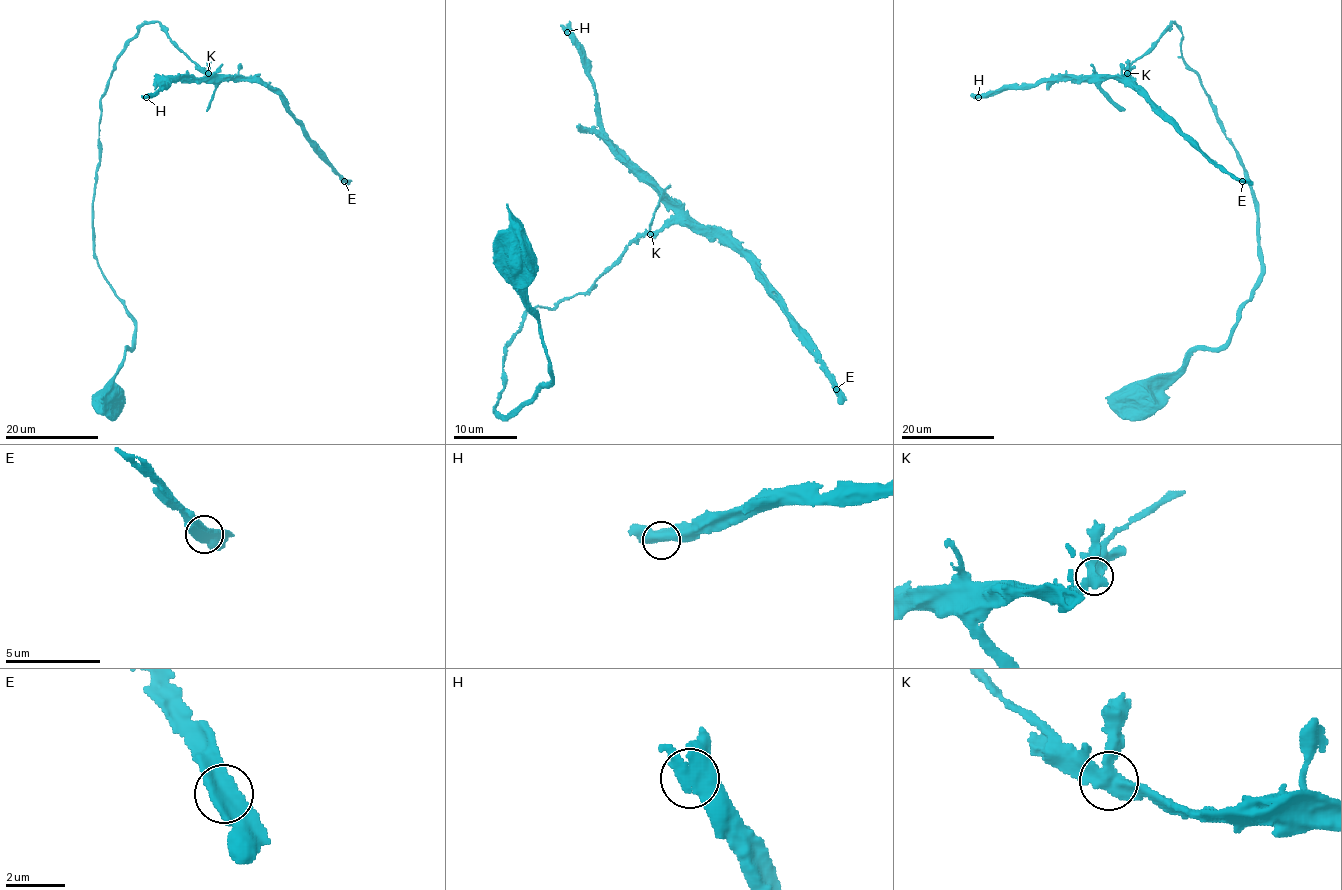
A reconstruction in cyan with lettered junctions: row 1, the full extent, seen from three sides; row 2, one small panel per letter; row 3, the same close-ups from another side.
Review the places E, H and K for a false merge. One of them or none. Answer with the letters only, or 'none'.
none

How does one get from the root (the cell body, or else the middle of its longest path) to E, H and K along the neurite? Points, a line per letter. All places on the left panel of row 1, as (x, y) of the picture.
E: (111, 396), (134, 323), (94, 251), (101, 98), (142, 25), (158, 22), (221, 78), (268, 84), (344, 181)
H: (111, 396), (134, 323), (94, 251), (101, 98), (151, 22), (225, 77), (173, 80), (146, 98)
K: (111, 396), (108, 383), (132, 346), (134, 323), (94, 251), (101, 98), (118, 55), (151, 22), (208, 73)

